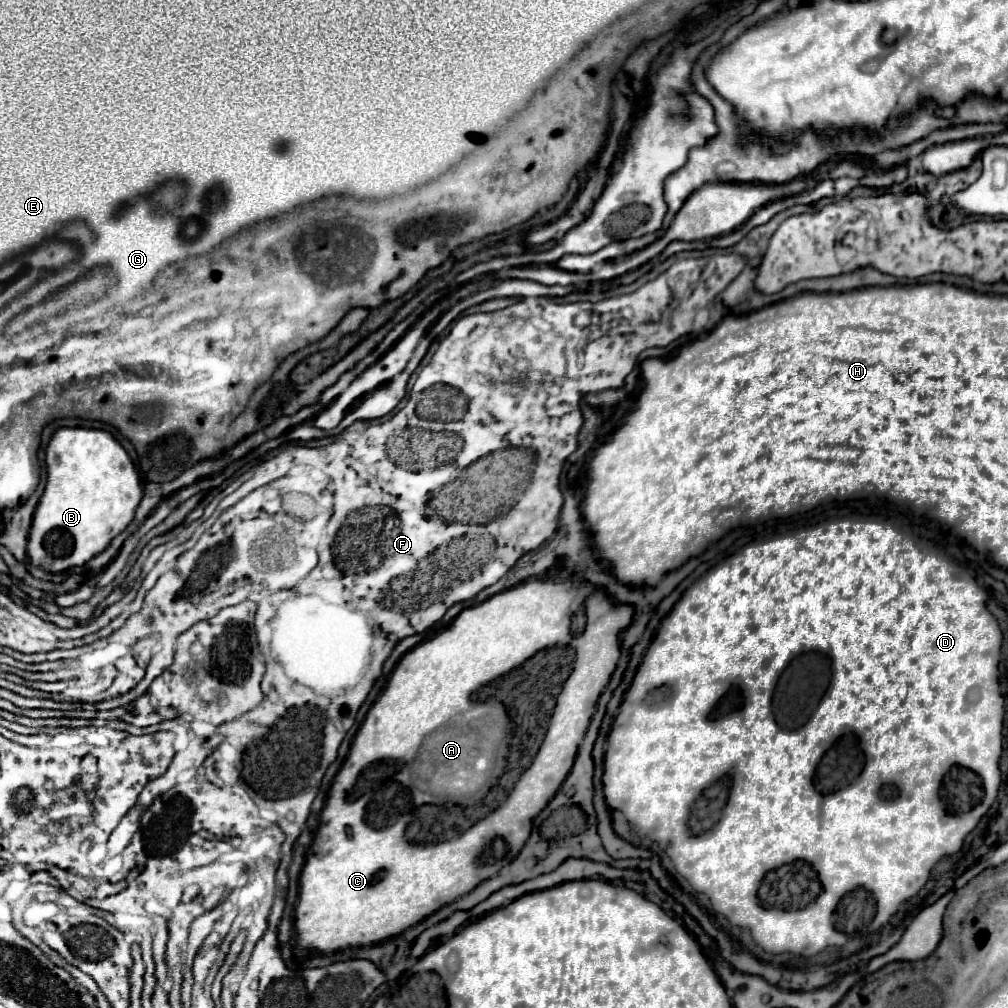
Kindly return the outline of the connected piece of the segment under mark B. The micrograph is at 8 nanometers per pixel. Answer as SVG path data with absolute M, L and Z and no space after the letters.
M60 428L46 448L46 470L46 490L28 536L28 558L56 574L86 564L132 522L142 486L128 452L106 430Z

